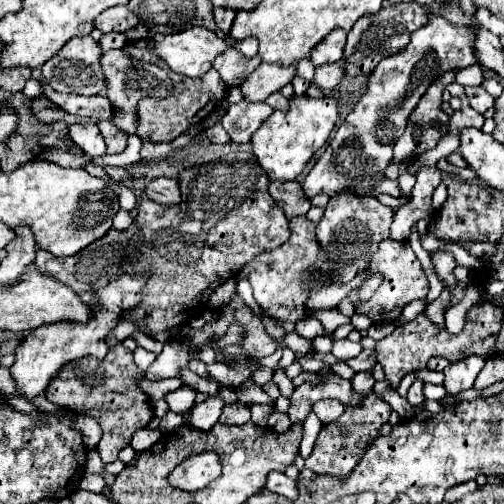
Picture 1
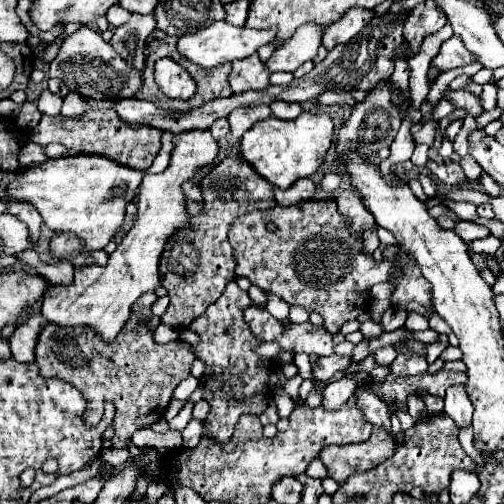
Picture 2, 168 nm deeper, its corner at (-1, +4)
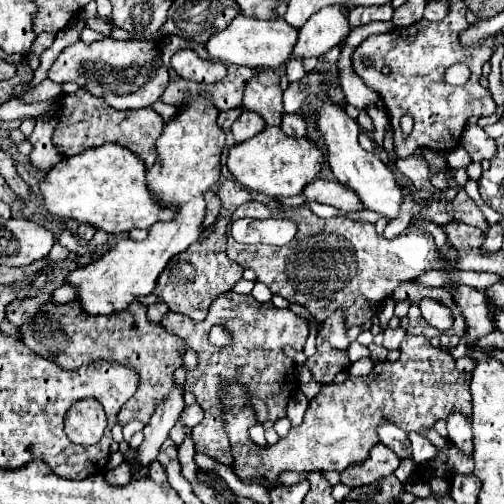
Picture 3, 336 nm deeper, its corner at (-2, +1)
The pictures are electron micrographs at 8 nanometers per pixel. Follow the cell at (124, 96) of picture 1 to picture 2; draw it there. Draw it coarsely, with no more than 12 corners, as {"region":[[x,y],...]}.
{"region":[[131,13],[115,29],[111,45],[131,67],[145,69],[145,39],[153,15]]}

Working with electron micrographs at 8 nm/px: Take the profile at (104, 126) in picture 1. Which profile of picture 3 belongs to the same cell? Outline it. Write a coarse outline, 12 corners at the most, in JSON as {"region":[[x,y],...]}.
{"region":[[86,90],[62,96],[54,146],[74,156],[108,142],[156,160],[164,120],[112,110]]}

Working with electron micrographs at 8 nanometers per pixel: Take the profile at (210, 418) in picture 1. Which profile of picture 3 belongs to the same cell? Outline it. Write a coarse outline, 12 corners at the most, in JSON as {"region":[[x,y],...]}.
{"region":[[200,404],[184,408],[182,420],[188,428],[202,422]]}

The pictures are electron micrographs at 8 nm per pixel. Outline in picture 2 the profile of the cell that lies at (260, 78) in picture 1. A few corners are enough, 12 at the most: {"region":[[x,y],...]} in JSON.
{"region":[[305,23],[267,67],[295,71],[317,55],[325,27]]}

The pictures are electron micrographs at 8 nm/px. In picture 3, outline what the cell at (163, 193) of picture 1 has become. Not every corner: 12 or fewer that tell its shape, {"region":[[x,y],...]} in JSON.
{"region":[[208,190],[204,228],[214,224],[220,212],[220,200],[216,192]]}

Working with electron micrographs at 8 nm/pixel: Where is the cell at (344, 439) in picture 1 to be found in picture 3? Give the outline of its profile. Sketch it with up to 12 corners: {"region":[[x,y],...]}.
{"region":[[376,444],[360,466],[340,472],[346,486],[364,486],[392,474],[400,458]]}

